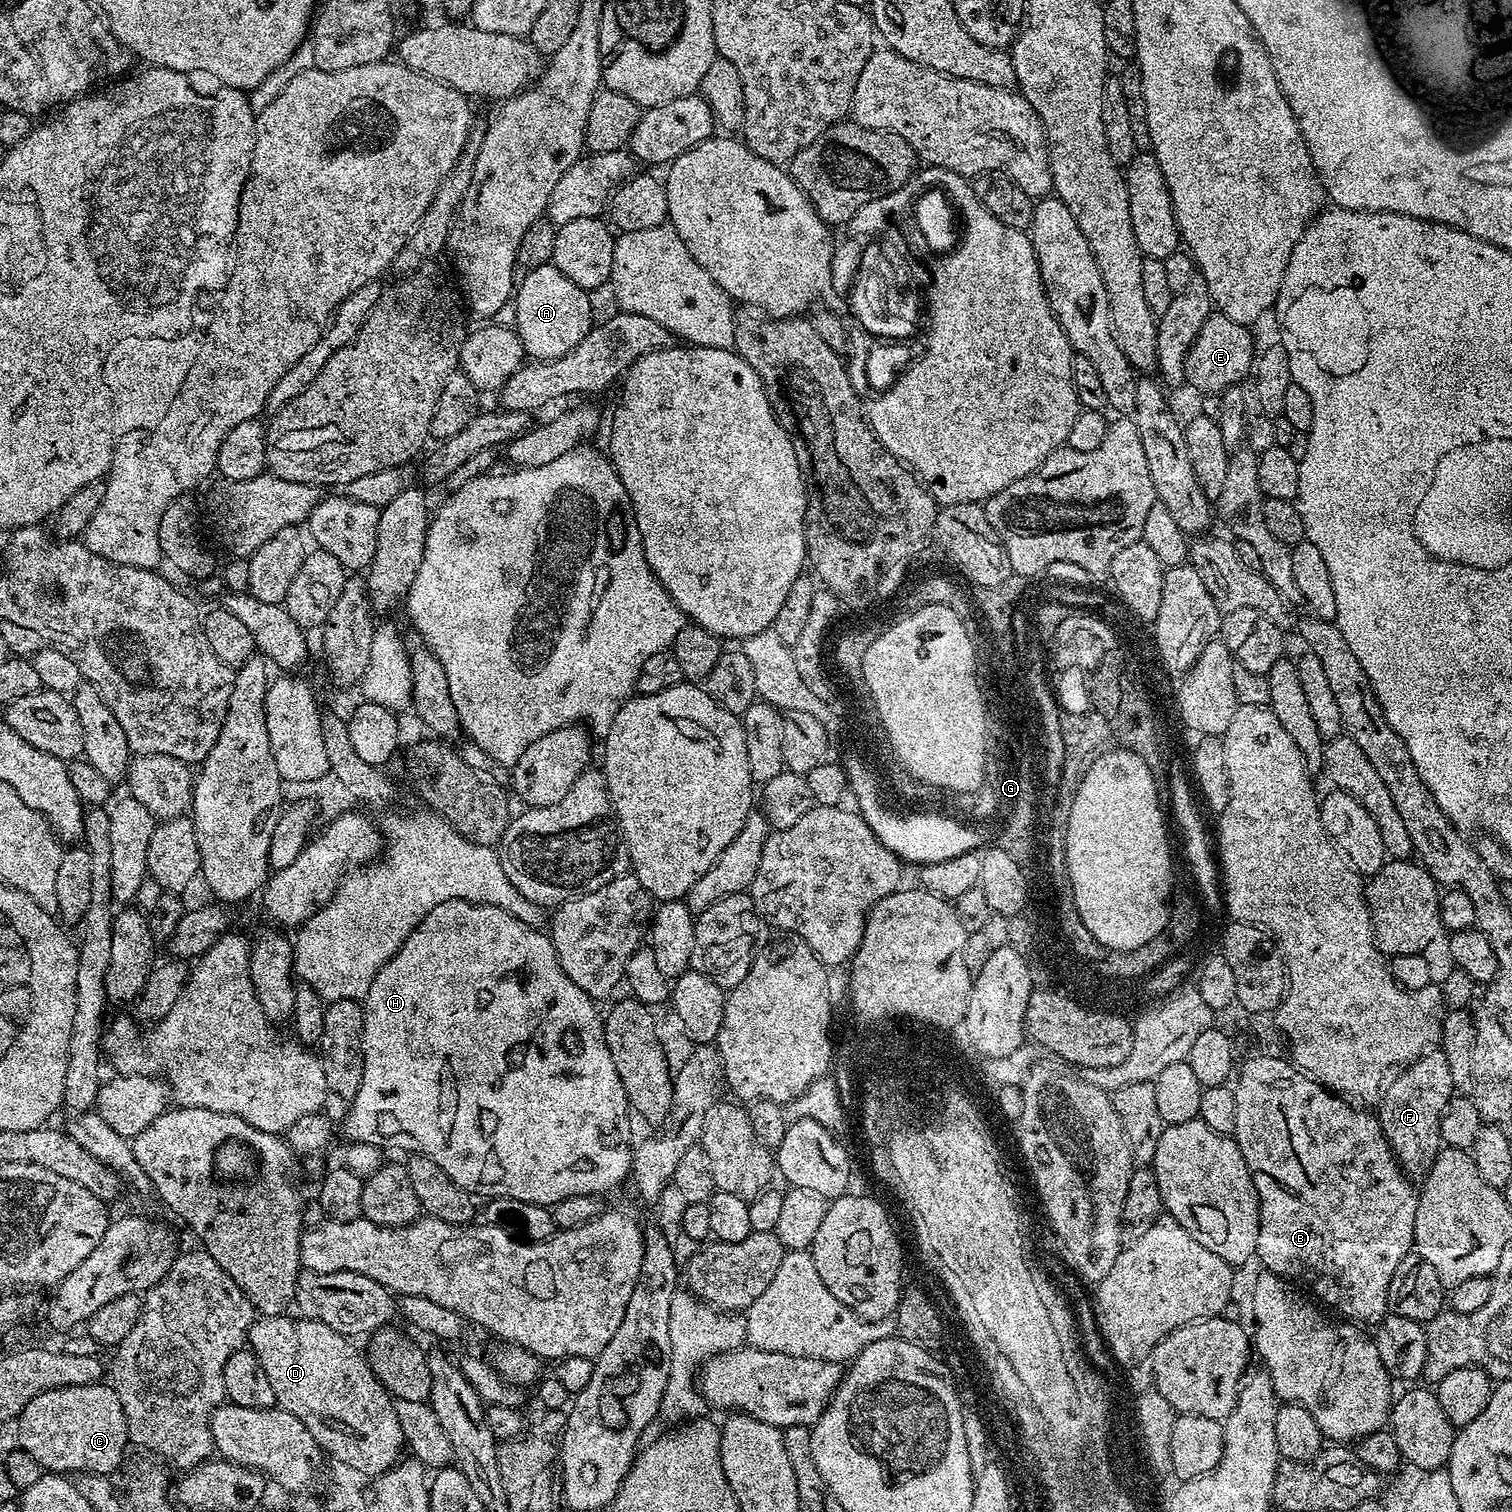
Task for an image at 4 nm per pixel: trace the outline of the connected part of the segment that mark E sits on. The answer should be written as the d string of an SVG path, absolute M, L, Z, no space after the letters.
M1213 311L1206 322L1202 322L1202 330L1198 330L1198 338L1194 338L1190 354L1186 354L1184 379L1187 387L1197 388L1198 393L1205 394L1222 393L1239 385L1240 379L1254 368L1252 336L1248 332L1251 332L1249 325L1239 324L1234 322L1234 318L1226 318L1221 312Z

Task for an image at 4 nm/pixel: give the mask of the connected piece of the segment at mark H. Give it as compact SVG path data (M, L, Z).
M462 900L442 902L442 906L434 906L434 910L422 918L398 954L378 970L362 1001L364 1069L362 1086L358 1086L358 1094L350 1101L349 1108L352 1109L344 1120L344 1132L349 1141L372 1143L381 1150L401 1148L404 1154L430 1158L430 1162L442 1166L458 1186L483 1198L505 1196L551 1206L571 1196L600 1198L603 1192L612 1192L623 1180L625 1183L629 1179L634 1144L632 1124L628 1121L628 1095L622 1086L622 1078L618 1078L618 1070L614 1070L614 1058L610 1058L610 1050L606 1046L602 1012L596 1009L597 1001L563 972L551 935L544 933L543 936L542 932L539 927L527 925L504 909Z

